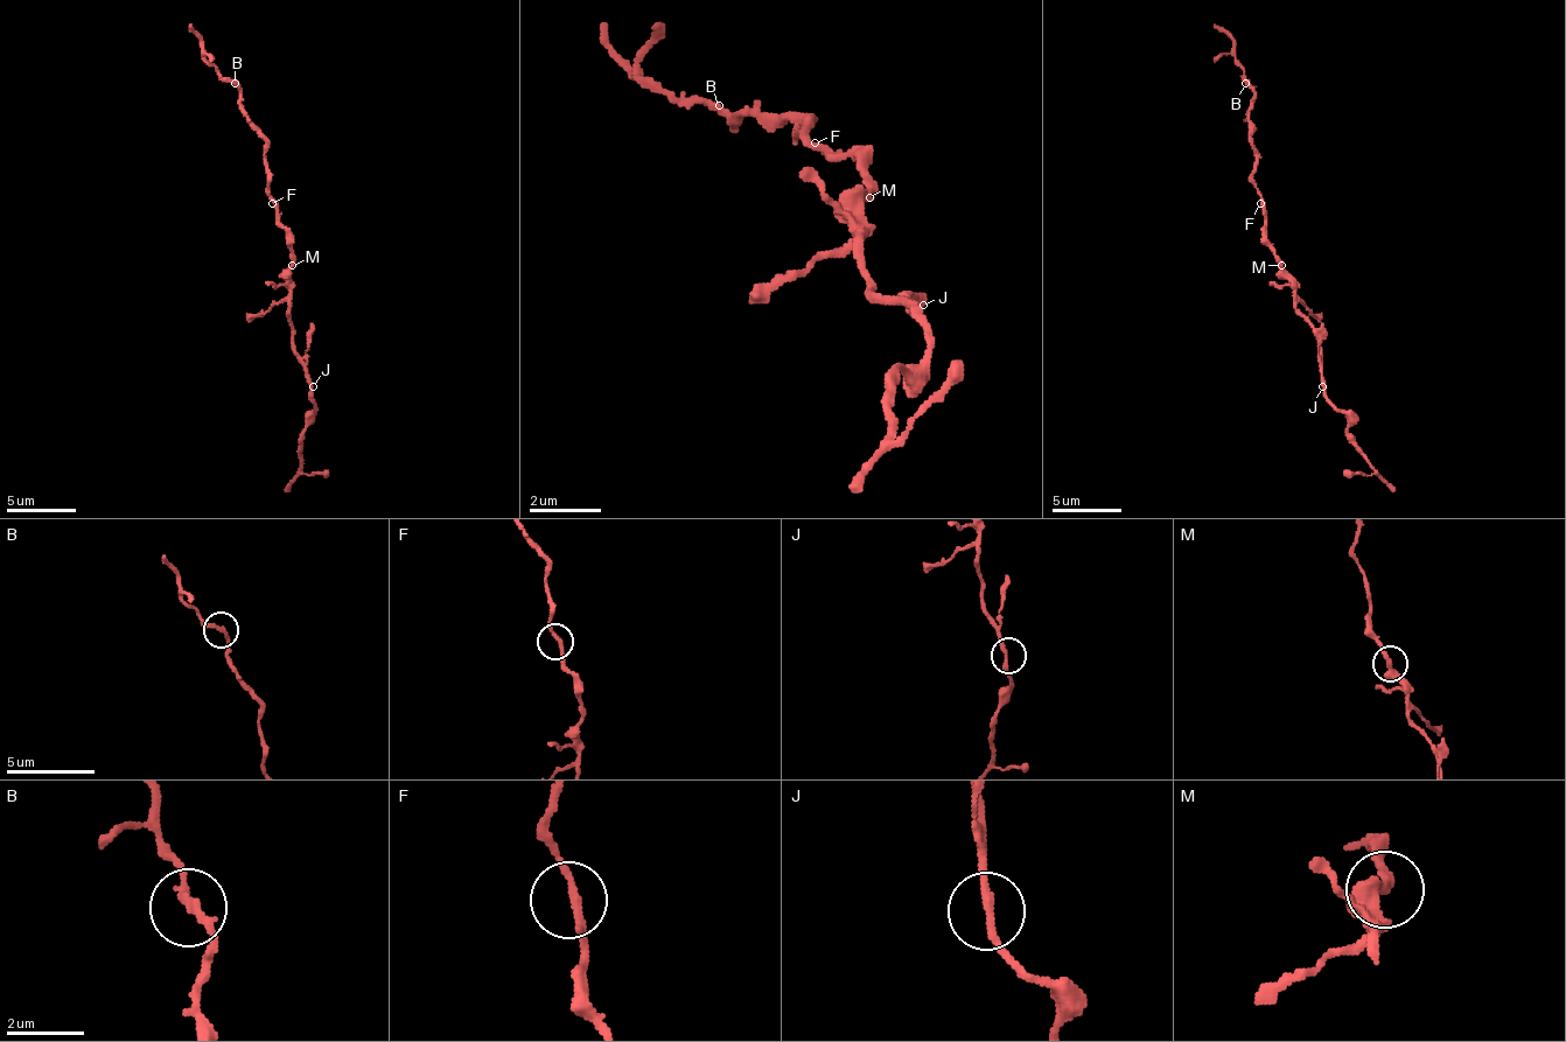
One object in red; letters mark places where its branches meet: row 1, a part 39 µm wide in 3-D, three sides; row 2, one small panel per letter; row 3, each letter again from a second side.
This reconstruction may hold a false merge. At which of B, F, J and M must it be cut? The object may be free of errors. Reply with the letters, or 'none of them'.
none of them

